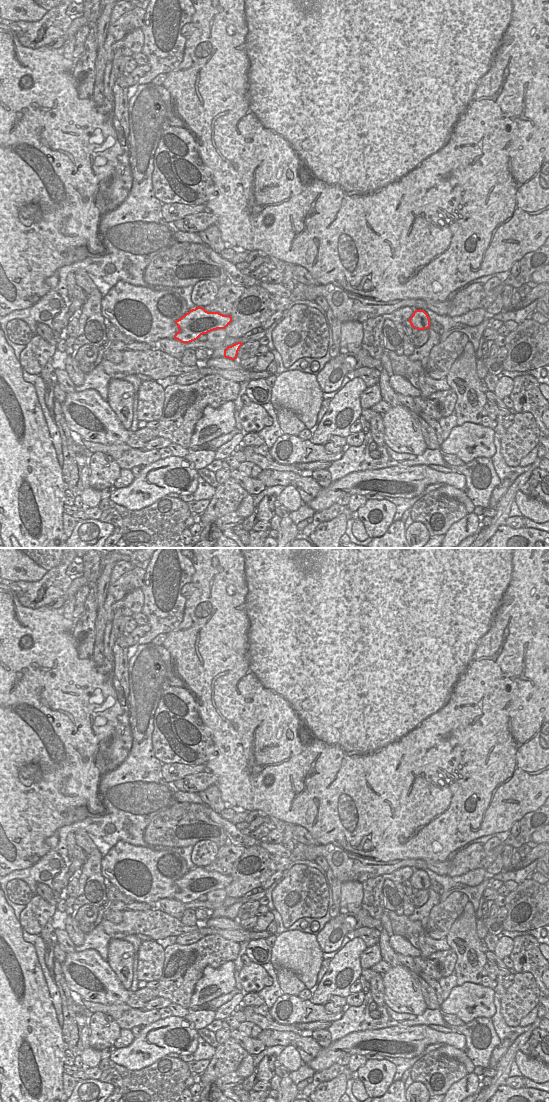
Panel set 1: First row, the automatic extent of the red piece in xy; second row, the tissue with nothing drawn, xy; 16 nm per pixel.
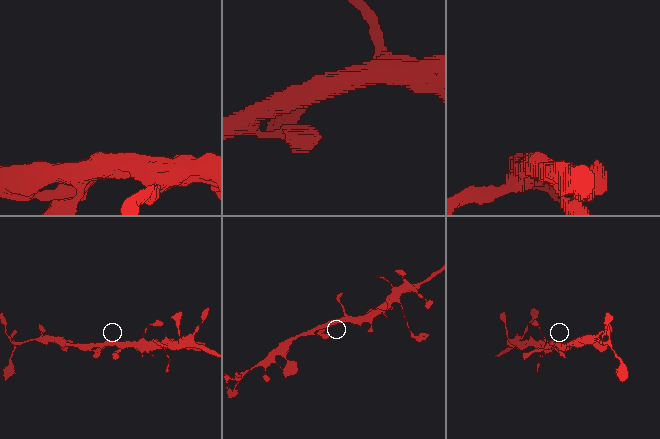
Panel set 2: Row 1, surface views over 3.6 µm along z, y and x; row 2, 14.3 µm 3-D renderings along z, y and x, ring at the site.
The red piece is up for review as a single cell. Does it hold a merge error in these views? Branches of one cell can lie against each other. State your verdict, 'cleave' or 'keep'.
keep

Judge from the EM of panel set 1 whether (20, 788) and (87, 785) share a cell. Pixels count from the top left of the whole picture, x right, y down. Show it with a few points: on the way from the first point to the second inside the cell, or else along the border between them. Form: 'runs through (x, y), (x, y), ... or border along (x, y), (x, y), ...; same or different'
runs through (37, 785), (70, 785); same

